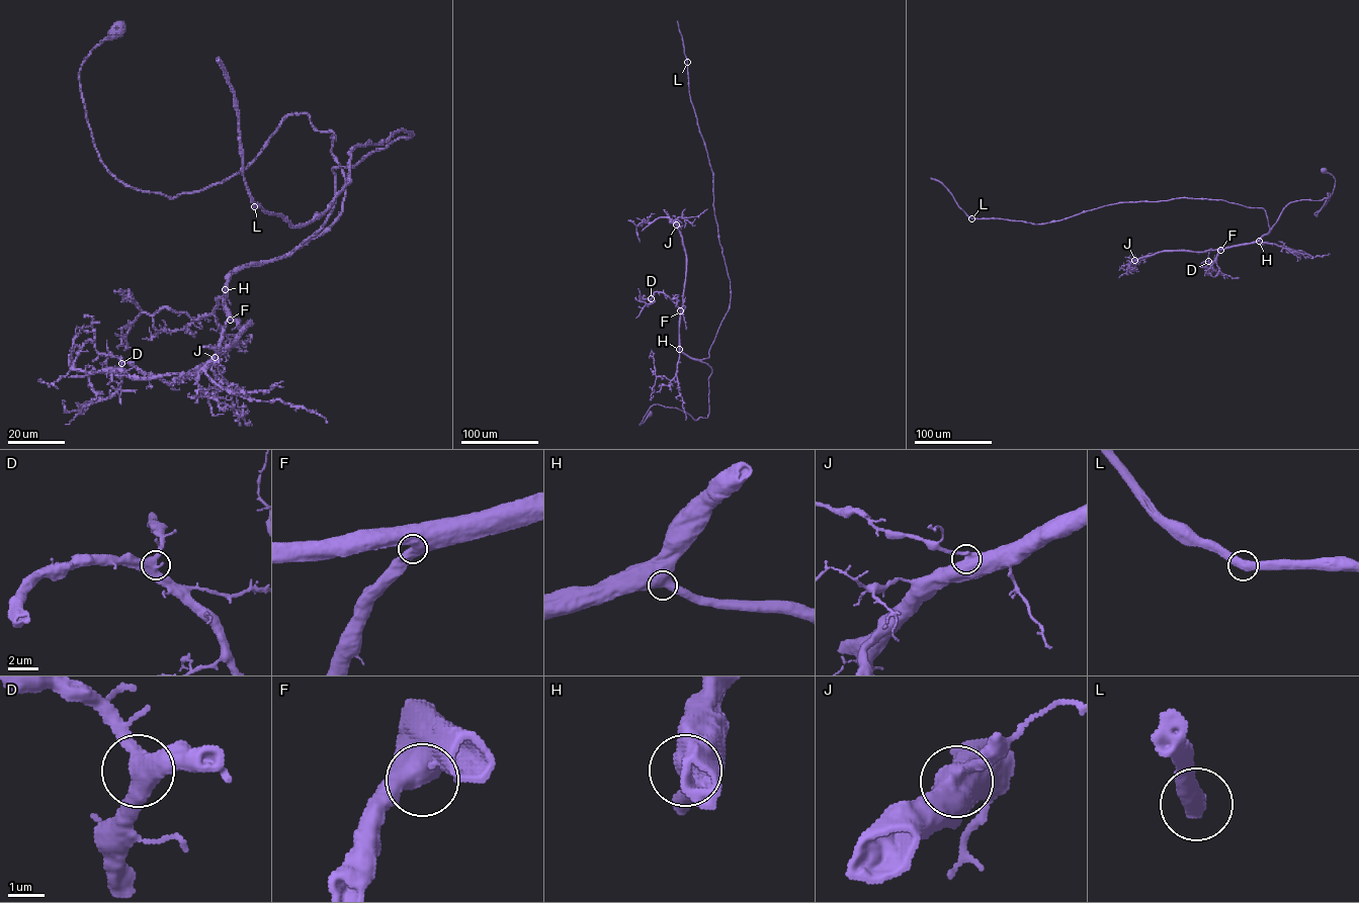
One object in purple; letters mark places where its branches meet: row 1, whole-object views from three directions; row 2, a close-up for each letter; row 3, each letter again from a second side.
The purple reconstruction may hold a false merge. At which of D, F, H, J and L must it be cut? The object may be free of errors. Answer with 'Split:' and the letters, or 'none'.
Split: none

